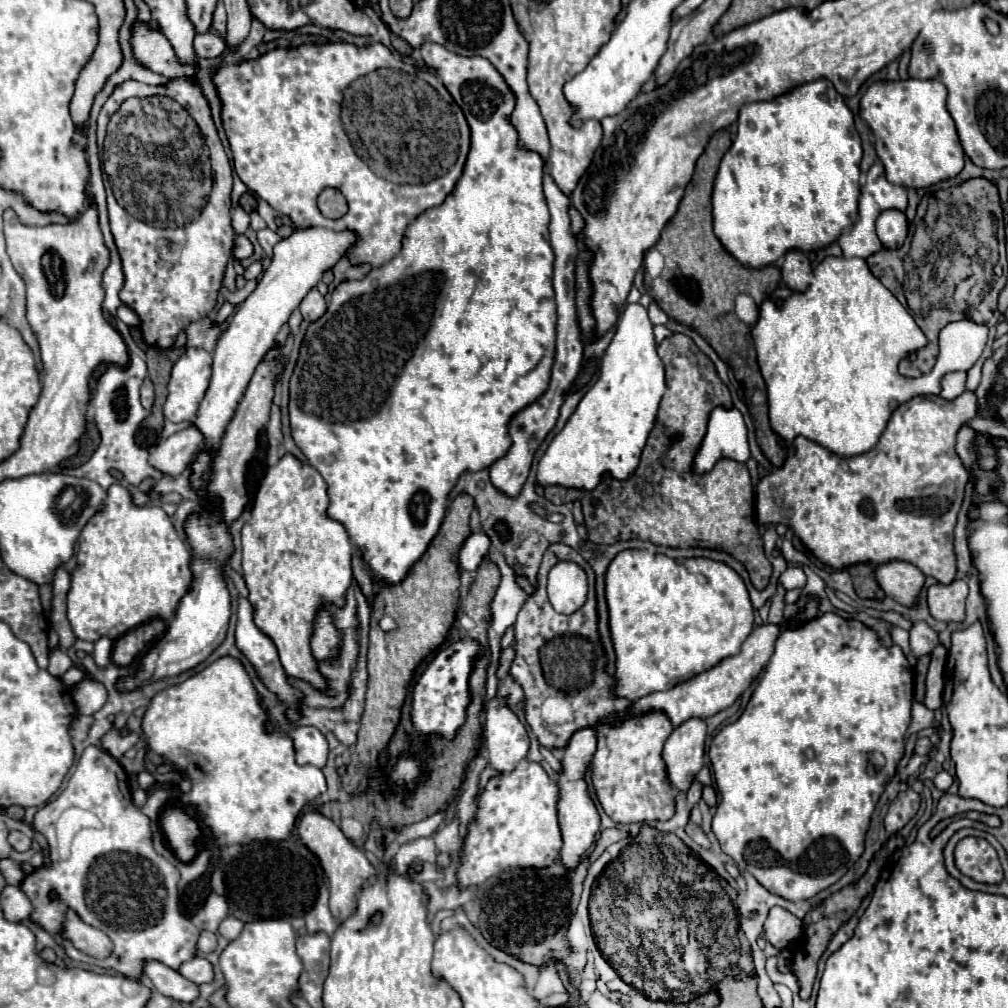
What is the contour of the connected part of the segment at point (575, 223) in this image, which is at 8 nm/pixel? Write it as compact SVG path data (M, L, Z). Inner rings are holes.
M570 205L570 209L568 209L568 213L570 213L570 231L574 233L574 237L578 237L580 233L582 233L582 229L584 229L584 221L582 221L582 215Z

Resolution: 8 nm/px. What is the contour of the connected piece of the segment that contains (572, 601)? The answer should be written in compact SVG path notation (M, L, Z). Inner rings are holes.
M560 561L548 575L548 597L558 613L574 613L586 601L588 577L570 561Z

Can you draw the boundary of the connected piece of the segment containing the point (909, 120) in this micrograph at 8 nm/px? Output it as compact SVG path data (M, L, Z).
M906 79L906 81L880 81L868 87L864 97L860 99L860 117L870 125L874 137L876 137L876 153L886 169L886 177L894 185L912 187L912 189L924 189L934 183L940 183L944 179L956 177L964 167L964 149L960 145L960 137L954 125L954 119L950 117L946 109L946 87L938 79Z

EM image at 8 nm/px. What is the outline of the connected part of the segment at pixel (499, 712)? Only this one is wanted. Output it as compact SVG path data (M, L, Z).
M496 695L486 703L484 737L488 749L488 763L502 773L512 771L530 749L526 727L506 705L506 699Z

